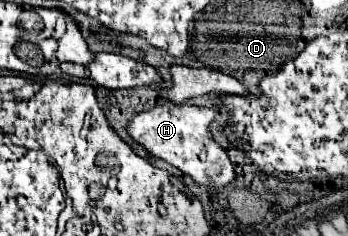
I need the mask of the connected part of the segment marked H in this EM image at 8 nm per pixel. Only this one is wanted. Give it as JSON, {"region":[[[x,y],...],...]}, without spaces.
{"region":[[[158,105],[152,111],[138,113],[128,127],[130,137],[150,155],[178,167],[196,183],[206,187],[224,187],[234,179],[232,163],[226,151],[212,139],[208,127],[216,117],[216,109],[196,105]]]}

